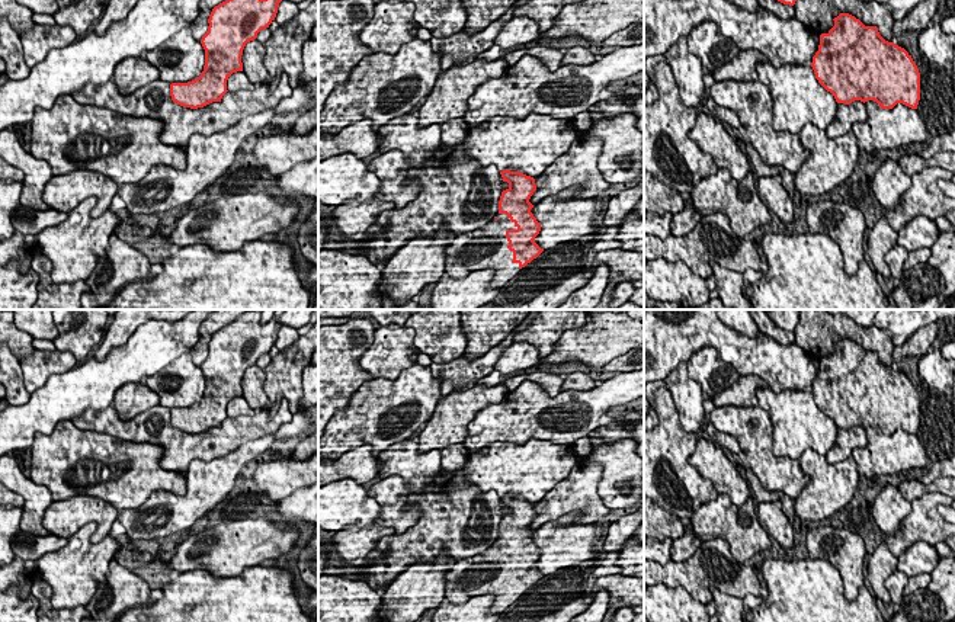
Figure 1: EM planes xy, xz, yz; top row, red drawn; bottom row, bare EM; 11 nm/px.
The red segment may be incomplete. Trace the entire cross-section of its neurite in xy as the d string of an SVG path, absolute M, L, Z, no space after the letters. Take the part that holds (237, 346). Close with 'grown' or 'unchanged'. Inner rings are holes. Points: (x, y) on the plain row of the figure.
M247 310L235 321L215 331L208 344L208 356L201 369L205 375L205 391L201 401L188 408L172 408L172 426L183 433L198 435L212 427L221 427L227 416L227 405L233 398L243 397L241 381L247 368L254 366L262 355L275 346L282 324L272 318L260 323L259 310Z; unchanged

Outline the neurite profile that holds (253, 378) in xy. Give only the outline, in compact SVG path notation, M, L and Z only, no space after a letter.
M257 365L247 368L243 375L243 397L253 410L260 410L269 404L269 398L263 389L265 379L265 369Z

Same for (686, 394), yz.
M680 362L664 382L670 389L680 427L696 435L704 423L705 408L702 388L689 376L688 362Z

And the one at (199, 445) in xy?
M282 398L273 417L266 408L253 416L227 417L219 427L204 433L183 433L172 426L170 408L156 405L124 421L113 405L105 410L89 408L71 423L81 430L94 430L121 440L153 443L164 448L160 466L167 471L188 468L193 459L209 462L235 452L241 445L275 435L279 427L292 420L289 403Z

